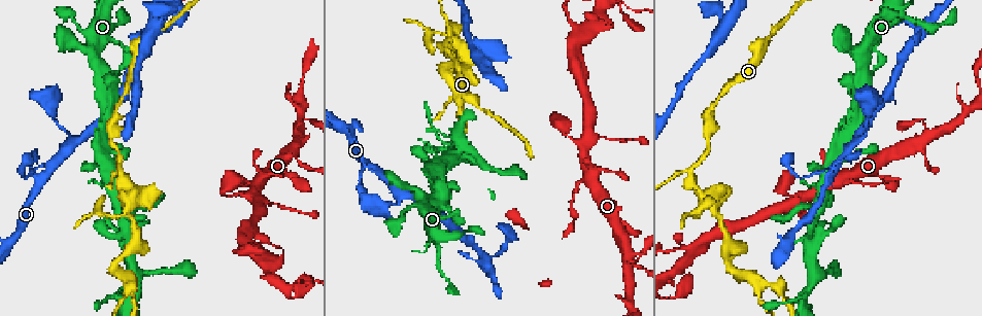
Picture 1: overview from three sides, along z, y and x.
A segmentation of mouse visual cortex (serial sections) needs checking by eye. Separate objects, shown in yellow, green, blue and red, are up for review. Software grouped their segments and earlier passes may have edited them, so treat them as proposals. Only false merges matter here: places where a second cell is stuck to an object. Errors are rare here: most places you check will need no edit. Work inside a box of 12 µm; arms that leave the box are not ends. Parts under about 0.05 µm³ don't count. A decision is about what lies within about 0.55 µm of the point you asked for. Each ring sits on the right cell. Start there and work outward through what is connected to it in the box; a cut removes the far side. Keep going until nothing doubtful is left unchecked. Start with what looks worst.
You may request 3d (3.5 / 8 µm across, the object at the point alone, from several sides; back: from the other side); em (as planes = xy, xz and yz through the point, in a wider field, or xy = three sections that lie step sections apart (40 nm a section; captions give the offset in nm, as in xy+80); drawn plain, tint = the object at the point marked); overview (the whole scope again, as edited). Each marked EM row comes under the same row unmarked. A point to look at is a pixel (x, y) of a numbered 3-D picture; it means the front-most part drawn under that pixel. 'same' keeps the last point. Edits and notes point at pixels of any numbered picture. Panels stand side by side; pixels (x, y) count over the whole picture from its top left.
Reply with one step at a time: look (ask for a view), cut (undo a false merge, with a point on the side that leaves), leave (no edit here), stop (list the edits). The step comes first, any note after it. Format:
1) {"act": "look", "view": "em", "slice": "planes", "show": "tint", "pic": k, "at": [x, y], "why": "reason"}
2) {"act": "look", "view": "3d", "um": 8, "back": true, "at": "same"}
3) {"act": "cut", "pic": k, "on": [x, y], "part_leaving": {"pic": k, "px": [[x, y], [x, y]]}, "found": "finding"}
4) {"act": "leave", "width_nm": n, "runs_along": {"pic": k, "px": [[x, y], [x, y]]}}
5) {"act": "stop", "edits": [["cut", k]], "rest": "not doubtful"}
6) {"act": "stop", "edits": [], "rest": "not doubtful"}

{"act": "look", "view": "3d", "um": 3.5, "pic": 1, "at": [692, 170], "why": "three arms meet"}

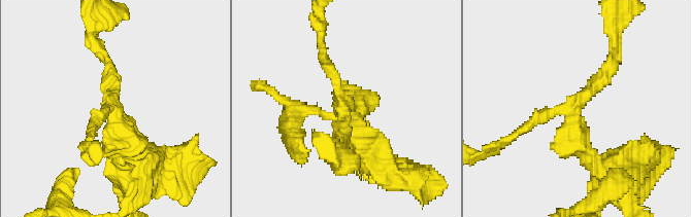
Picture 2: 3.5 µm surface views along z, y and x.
{"act": "look", "view": "em", "slice": "planes", "show": "tint", "pic": 2, "at": [112, 111], "why": "now the EM"}

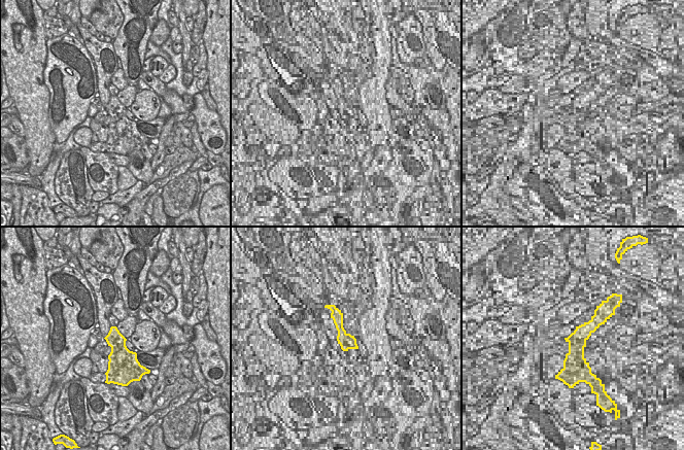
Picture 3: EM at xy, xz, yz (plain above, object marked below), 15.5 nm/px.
{"act": "leave", "runs_along": {"pic": 2, "px": [[104, 57], [120, 167]]}, "found": "continuous, no second cell"}

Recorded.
{"act": "look", "view": "3d", "um": 3.5, "pic": 1, "at": [474, 104], "why": "sudden change in width"}

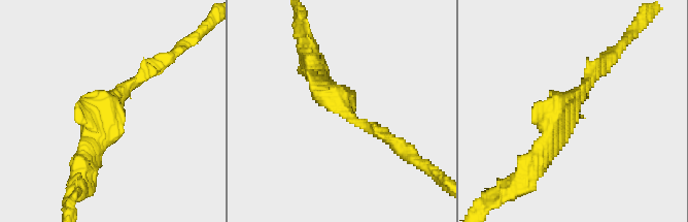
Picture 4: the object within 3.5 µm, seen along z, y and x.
{"act": "look", "view": "em", "slice": "xy", "step": 3, "show": "tint", "pic": 4, "at": [115, 96], "arm_widths_nm": [200, 300], "why": "need the tissue"}

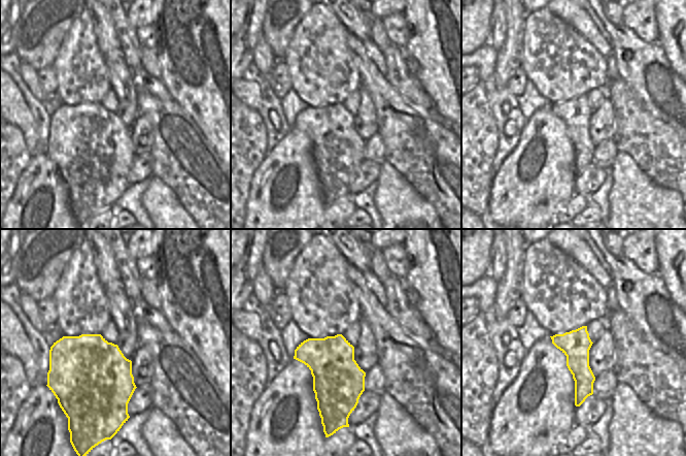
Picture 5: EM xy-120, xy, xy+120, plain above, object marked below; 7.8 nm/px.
{"act": "leave", "found": "continuous, no second cell"}

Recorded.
{"act": "look", "view": "3d", "um": 3.5, "back": true, "pic": 1, "at": [48, 171], "why": "branch point"}

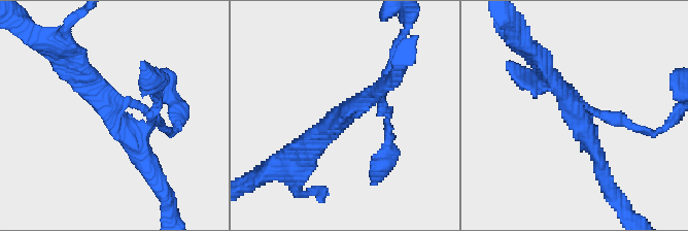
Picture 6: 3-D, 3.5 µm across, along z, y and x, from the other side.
{"act": "look", "view": "em", "slice": "xy", "step": 3, "show": "tint", "pic": 6, "at": [343, 113], "arms": 3, "arm_widths_nm": [100, 250, 250]}

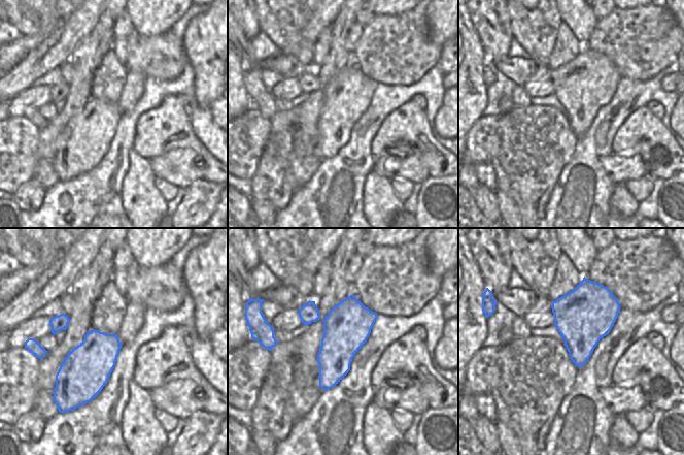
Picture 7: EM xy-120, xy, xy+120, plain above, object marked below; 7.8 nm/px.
{"act": "leave", "runs_along": {"pic": 6, "px": [[147, 169], [144, 153], [74, 64]]}, "found": "all the same cell"}

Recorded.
{"act": "look", "view": "3d", "um": 3.5, "back": true, "pic": 1, "at": [159, 35]}

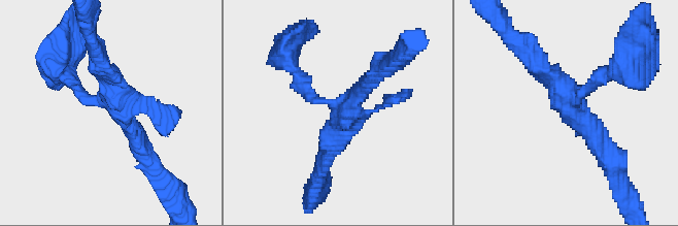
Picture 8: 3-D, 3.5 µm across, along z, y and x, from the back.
{"act": "look", "view": "em", "slice": "planes", "show": "tint", "pic": 8, "at": [340, 107], "why": "now the EM"}

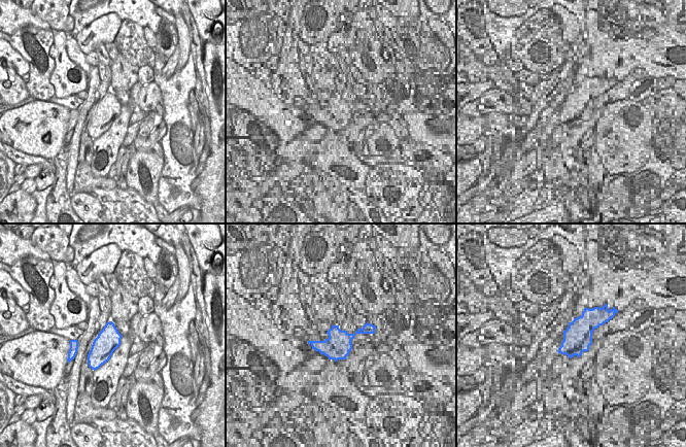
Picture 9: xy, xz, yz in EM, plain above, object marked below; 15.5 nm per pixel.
{"act": "look", "view": "em", "slice": "xy", "step": 5, "show": "tint", "at": "same", "why": "cut it another way"}

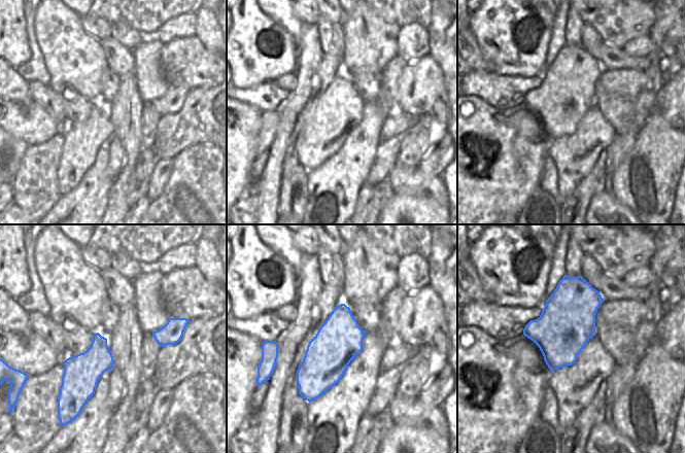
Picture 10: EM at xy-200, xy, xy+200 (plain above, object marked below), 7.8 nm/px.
{"act": "leave", "runs_along": {"pic": 8, "px": [[145, 152], [66, 72]]}, "found": "all the same cell"}

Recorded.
{"act": "look", "view": "3d", "um": 8, "pic": 1, "at": [99, 209], "why": "sharp bend"}

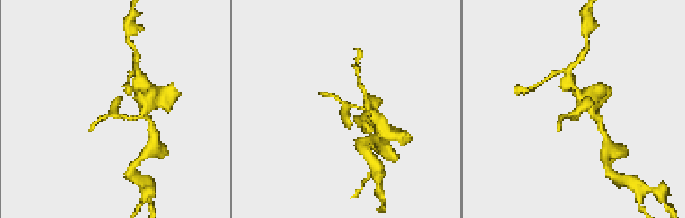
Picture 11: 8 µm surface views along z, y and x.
{"act": "look", "view": "em", "slice": "planes", "show": "tint", "pic": 11, "at": [112, 110], "why": "shape alone is not enough"}

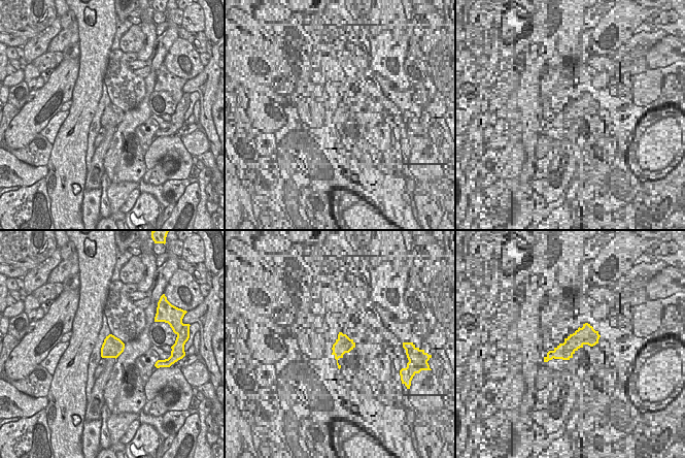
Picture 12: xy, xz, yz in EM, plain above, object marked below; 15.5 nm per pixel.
{"act": "leave", "runs_along": {"pic": 11, "px": [[139, 117], [115, 115], [120, 101]]}, "found": "continuous, no second cell"}

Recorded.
{"act": "stop", "edits": [], "rest": "not doubtful"}

